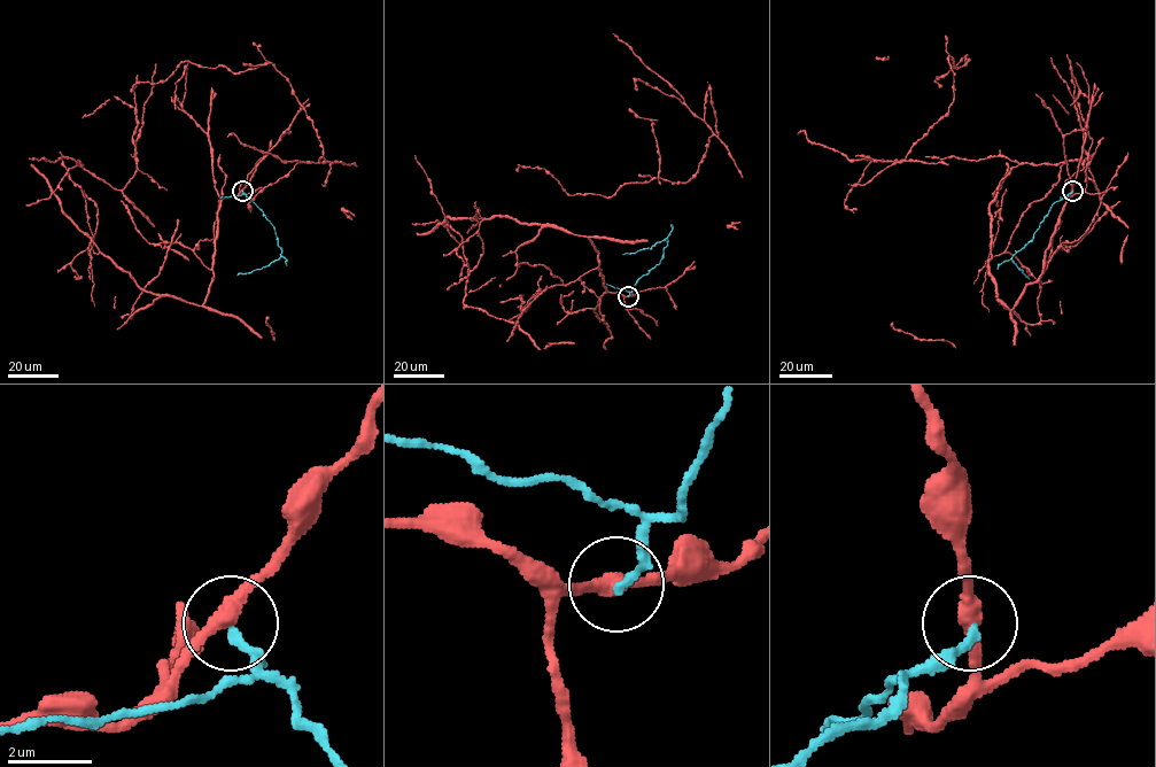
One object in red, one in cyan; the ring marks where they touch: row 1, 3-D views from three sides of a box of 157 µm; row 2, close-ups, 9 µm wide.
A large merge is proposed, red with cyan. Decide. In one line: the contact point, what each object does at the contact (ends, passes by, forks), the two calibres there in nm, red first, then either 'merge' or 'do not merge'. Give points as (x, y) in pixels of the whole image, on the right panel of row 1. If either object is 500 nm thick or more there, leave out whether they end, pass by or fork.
place (1072, 191); red passes by; cyan ends; calibres 320 and 200 nm; do not merge

